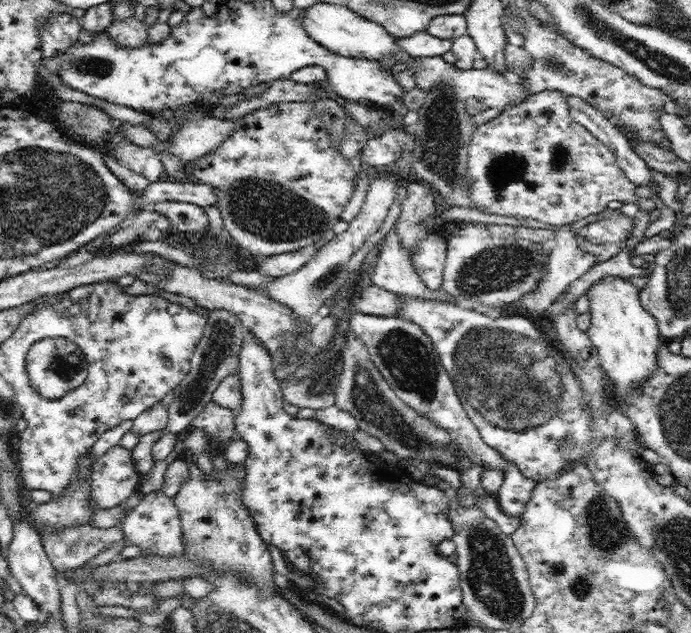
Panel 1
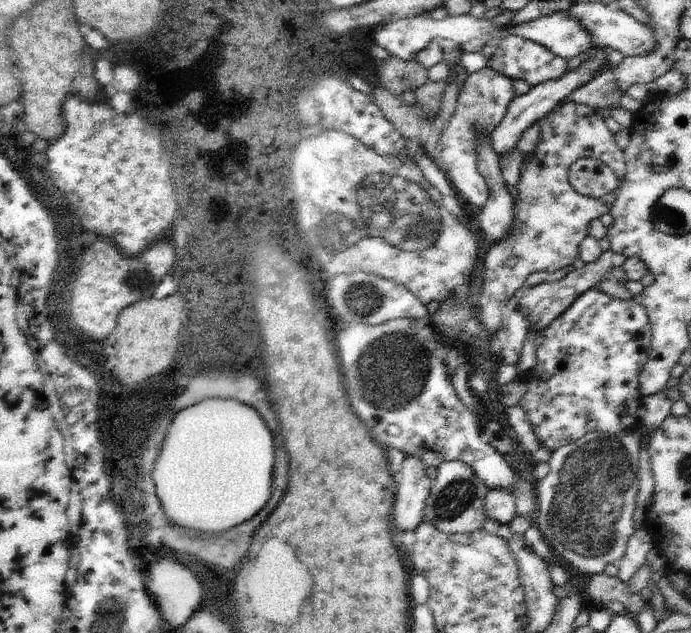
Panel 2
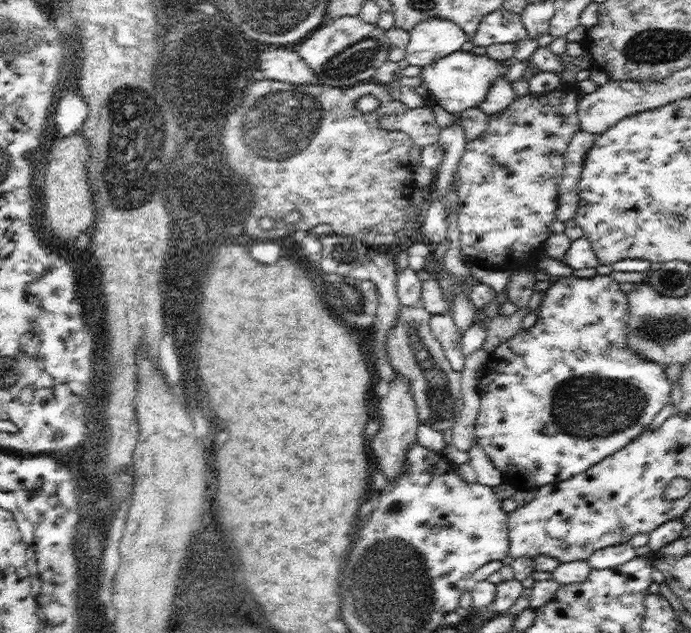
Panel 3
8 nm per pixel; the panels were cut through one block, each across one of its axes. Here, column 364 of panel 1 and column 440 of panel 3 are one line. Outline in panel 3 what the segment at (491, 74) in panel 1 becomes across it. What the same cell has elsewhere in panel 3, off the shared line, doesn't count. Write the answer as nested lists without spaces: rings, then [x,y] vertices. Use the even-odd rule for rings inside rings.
[[[425,20],[409,32],[409,46],[405,50],[405,64],[429,66],[443,56],[463,50],[467,36],[449,20]]]

